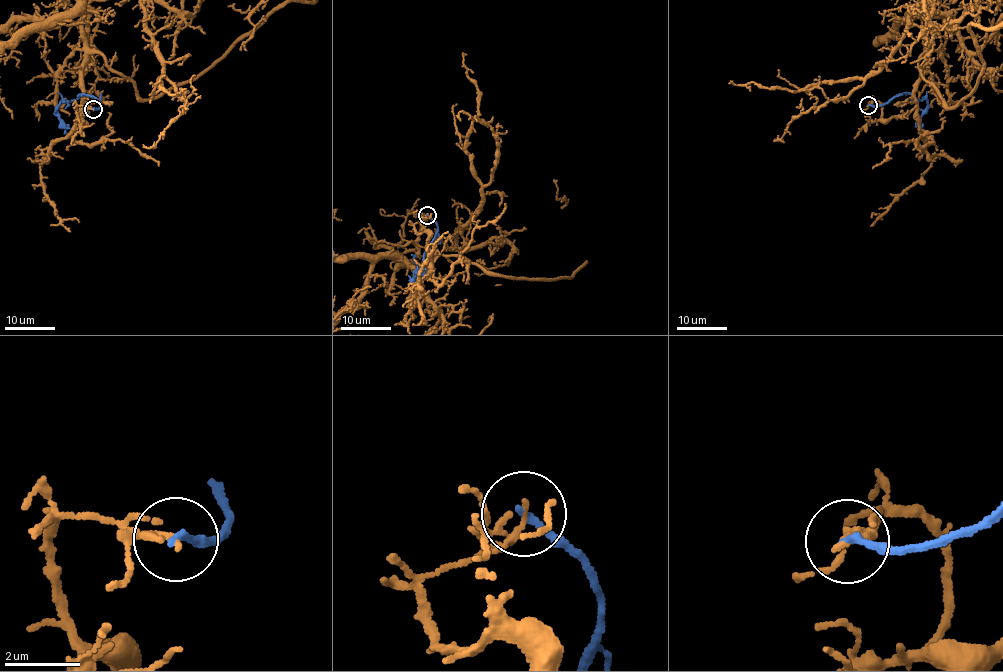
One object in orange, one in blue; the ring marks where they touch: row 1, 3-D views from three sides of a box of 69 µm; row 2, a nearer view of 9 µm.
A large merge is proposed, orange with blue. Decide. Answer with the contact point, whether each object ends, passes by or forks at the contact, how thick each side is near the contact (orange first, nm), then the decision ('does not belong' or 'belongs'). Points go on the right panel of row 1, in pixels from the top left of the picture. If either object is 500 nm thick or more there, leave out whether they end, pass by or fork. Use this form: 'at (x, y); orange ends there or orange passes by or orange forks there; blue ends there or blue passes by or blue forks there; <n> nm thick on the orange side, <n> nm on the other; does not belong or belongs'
at (868, 105); orange ends there; blue ends there; 160 nm thick on the orange side, 220 nm on the other; does not belong

